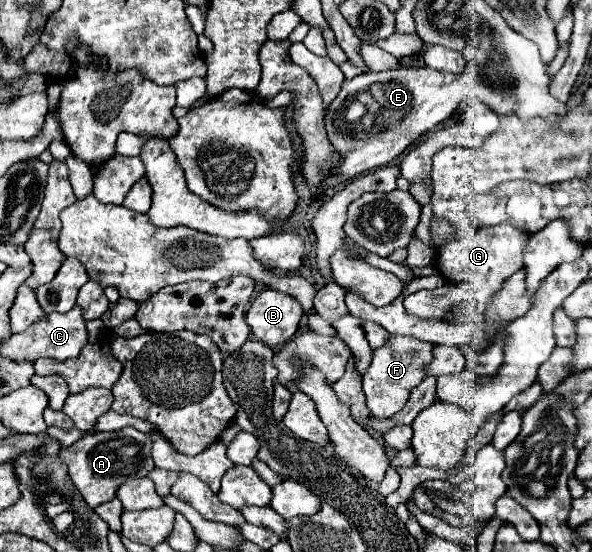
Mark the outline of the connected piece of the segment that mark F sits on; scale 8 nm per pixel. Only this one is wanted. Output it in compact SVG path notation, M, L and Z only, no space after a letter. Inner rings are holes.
M390 335L382 347L372 351L372 363L366 369L366 375L362 375L362 391L366 395L366 407L370 409L372 419L388 419L406 405L410 391L420 385L426 376L424 367L433 358L432 349L432 344L416 337Z

